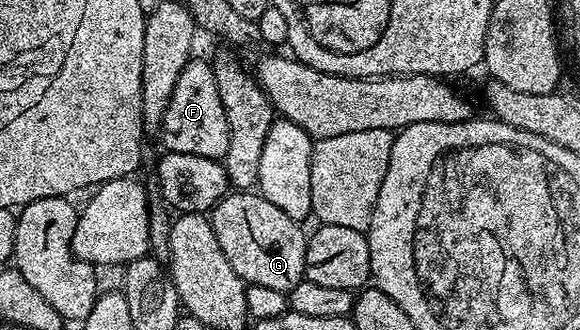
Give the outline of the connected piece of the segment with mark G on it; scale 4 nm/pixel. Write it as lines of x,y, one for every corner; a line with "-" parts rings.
229,192
213,206
210,221
214,236
222,248
222,256
230,260
230,268
247,285
263,284
266,288
278,288
285,292
305,281
304,265
308,239
305,227
290,220
258,192

